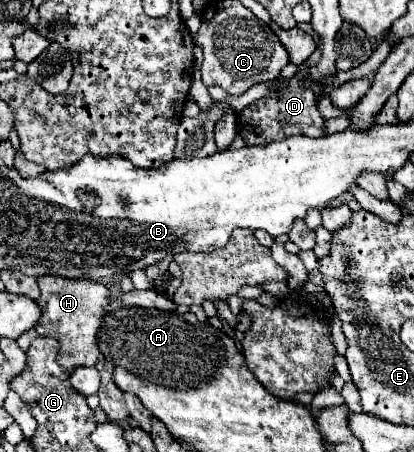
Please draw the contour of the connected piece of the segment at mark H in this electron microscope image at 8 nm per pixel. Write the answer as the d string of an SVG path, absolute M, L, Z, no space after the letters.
M42 276L36 280L42 296L38 298L38 306L42 308L42 316L38 326L34 328L40 336L52 336L60 342L60 350L56 362L70 374L76 366L94 366L102 356L96 346L96 334L102 326L102 318L106 314L106 306L110 304L110 292L106 286L88 280L68 280L58 276Z

